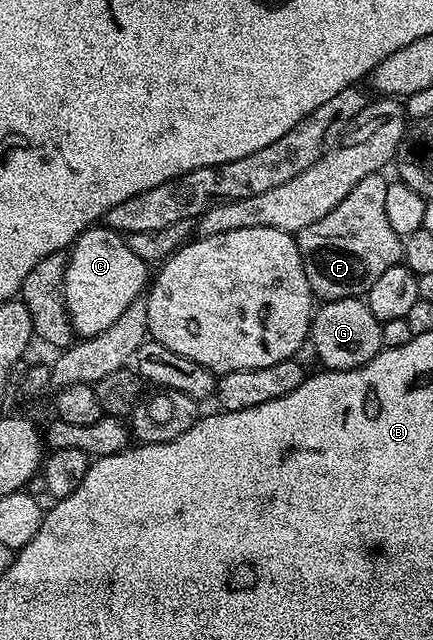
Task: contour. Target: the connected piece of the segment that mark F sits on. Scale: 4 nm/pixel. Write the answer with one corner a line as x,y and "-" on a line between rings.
382,172
369,175
325,215
325,219
317,219
317,223
309,223
297,234
299,242
299,254
301,263
305,267
305,279
309,279
309,287
316,298
323,301
336,301
346,297
363,297
381,279
389,267
400,264
403,260
403,238
393,231
393,226
389,224
389,219
385,215
385,191
387,190
388,178
383,178

